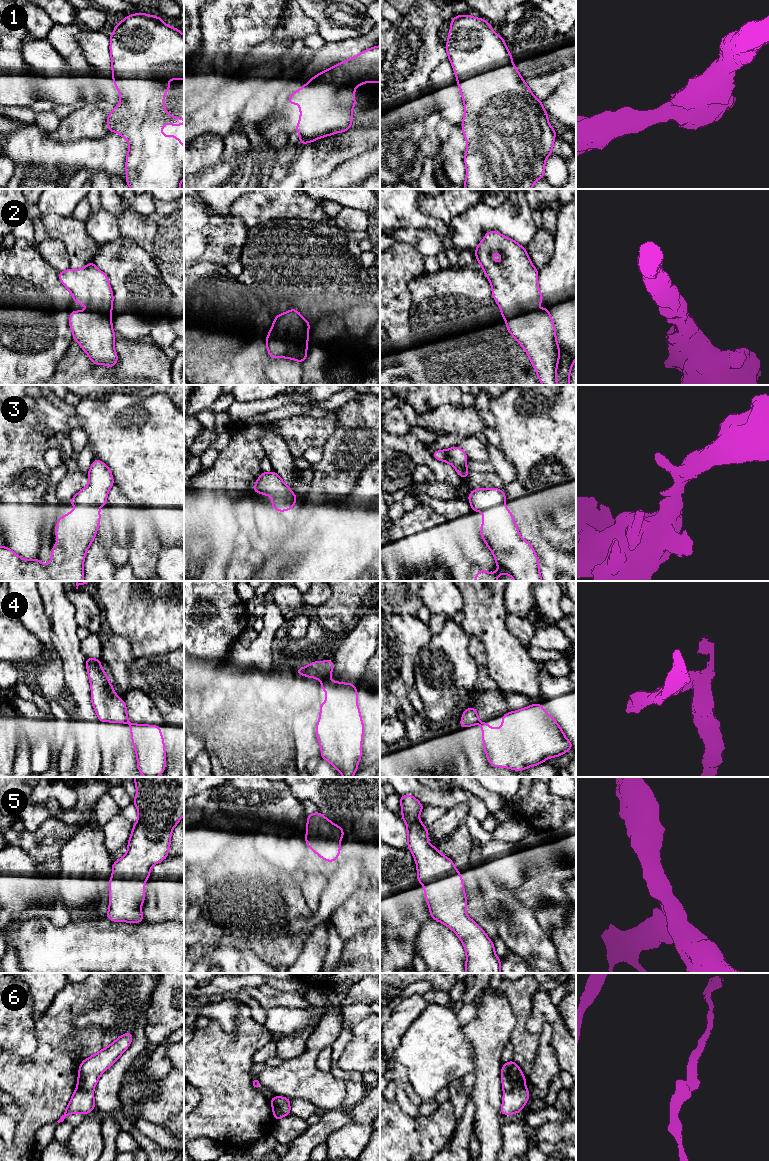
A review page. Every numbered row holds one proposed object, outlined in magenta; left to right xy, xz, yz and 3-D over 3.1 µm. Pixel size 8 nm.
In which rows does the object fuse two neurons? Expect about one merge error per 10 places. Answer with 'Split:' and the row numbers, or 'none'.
Split: 4, 6

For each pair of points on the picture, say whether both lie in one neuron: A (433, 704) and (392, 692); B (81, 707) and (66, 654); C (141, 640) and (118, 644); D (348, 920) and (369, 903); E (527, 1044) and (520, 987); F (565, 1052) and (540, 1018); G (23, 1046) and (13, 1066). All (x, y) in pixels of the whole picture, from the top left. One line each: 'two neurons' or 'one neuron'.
A: two neurons
B: one neuron
C: two neurons
D: one neuron
E: one neuron
F: one neuron
G: two neurons

